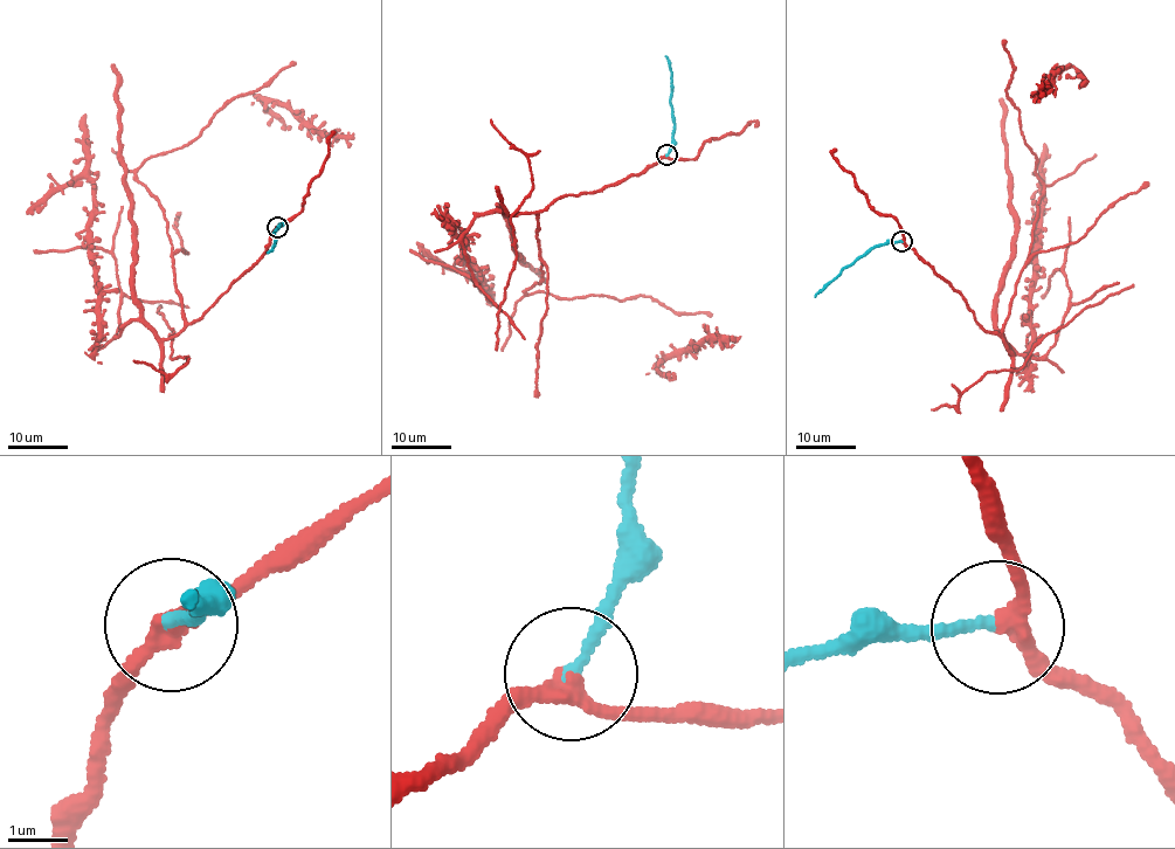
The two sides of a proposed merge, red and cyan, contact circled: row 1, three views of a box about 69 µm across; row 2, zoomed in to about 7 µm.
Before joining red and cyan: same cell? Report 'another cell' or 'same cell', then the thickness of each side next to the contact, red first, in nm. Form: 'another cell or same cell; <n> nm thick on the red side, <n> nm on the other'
same cell; 280 nm thick on the red side, 200 nm on the other

